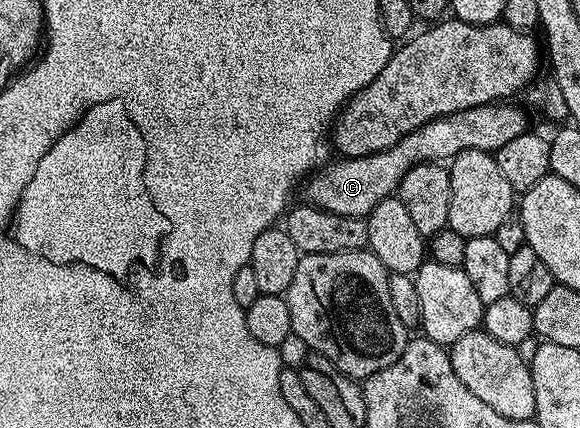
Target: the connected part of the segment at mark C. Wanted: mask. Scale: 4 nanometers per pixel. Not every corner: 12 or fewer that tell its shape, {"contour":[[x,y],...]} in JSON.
{"contour":[[468,107],[379,153],[331,160],[305,200],[365,219],[413,165],[497,154],[525,111]]}

